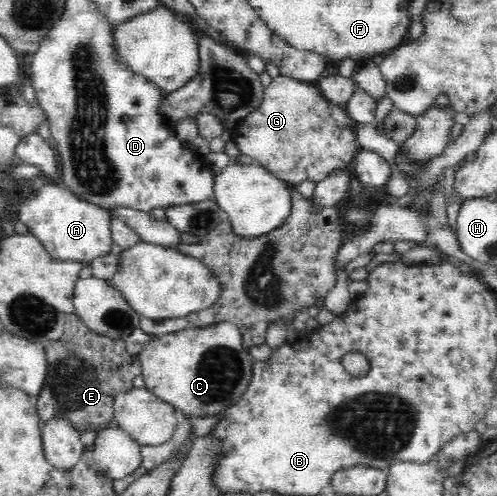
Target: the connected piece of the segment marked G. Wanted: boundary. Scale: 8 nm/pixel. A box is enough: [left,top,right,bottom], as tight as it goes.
[234,76,359,185]

